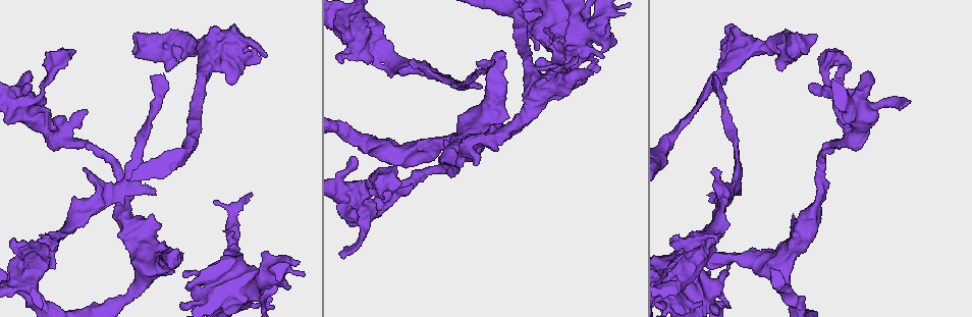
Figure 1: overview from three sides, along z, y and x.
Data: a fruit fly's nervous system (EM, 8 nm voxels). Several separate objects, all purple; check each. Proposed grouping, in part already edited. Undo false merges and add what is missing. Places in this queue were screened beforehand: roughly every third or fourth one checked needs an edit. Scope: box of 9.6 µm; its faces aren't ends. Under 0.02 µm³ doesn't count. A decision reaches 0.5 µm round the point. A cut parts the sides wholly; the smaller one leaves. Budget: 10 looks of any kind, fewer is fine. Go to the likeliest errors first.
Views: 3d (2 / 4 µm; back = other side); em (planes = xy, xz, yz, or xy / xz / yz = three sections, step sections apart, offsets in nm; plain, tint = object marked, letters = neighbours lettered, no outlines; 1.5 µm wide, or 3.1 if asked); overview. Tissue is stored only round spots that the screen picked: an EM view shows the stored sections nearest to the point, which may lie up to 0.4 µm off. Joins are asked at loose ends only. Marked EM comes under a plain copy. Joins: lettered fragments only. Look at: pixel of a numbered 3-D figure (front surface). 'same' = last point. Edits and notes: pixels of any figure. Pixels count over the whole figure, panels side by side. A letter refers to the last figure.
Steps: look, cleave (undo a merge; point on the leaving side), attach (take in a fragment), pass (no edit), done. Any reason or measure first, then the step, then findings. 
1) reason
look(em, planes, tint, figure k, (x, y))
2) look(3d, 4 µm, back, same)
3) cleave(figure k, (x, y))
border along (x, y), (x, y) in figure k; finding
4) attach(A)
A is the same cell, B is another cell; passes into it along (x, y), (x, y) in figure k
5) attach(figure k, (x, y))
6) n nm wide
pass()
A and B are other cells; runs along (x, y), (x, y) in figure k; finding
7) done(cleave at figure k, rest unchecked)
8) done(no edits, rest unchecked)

sudden change in width
look(em, planes, letters, figure 1, (43, 97))

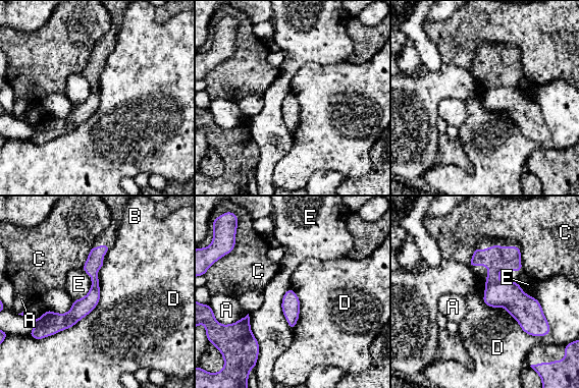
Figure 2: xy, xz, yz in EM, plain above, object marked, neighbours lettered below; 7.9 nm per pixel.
pass()
A, B, C, D and E are other cells; one neuron here

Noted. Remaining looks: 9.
thin end
look(em, yz, step 4, letters, figure 1, (712, 193))

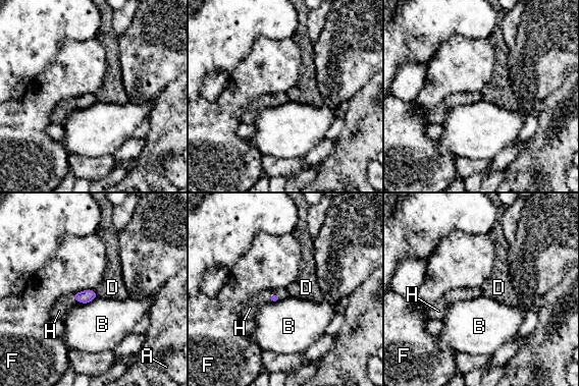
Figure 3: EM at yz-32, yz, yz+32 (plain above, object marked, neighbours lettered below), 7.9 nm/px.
attach(figure 3, (250, 308))
H is the same cell, A, B, D and F are other cells; passes into it along (272, 297), (273, 293), (250, 308) in figure 3; it goes on there

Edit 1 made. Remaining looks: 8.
done(attach at figure 3, rest unchecked)

